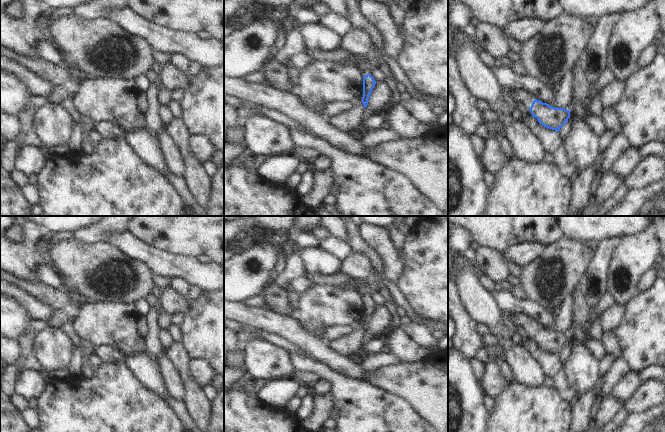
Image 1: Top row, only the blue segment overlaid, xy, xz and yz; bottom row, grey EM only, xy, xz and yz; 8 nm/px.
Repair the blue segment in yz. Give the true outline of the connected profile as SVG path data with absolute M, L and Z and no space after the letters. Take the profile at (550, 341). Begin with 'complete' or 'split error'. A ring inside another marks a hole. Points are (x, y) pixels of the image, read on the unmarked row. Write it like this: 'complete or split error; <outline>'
split error; M516 313L516 324L523 325L540 348L544 351L560 355L560 352L570 342L570 335L563 332L555 332L535 322L533 318L525 313Z

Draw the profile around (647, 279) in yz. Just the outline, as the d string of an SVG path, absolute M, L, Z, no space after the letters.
M656 266L650 268L648 271L646 271L640 278L640 281L638 283L638 292L645 291L649 287L652 286L654 281L656 280L657 276L657 268Z

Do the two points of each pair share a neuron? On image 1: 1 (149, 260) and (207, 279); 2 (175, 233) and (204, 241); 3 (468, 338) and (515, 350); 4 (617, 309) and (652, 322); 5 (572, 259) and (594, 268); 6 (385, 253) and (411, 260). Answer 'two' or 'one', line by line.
1: one
2: one
3: two
4: two
5: two
6: two

